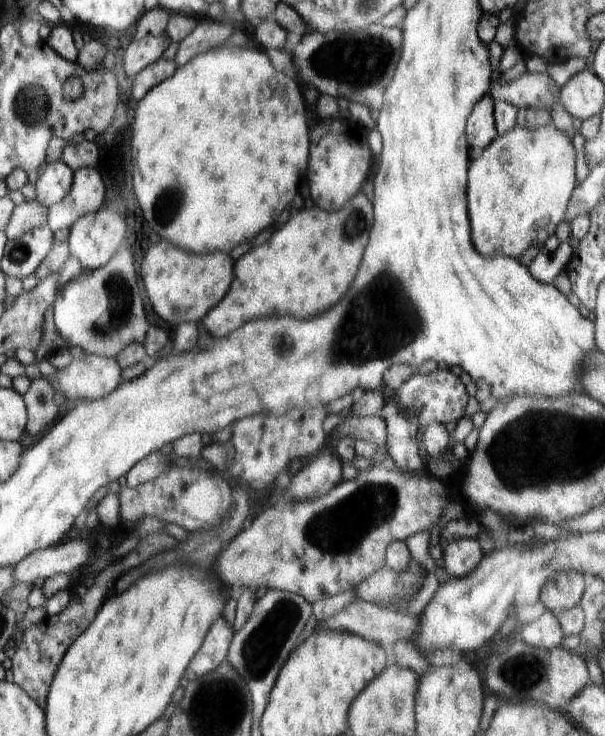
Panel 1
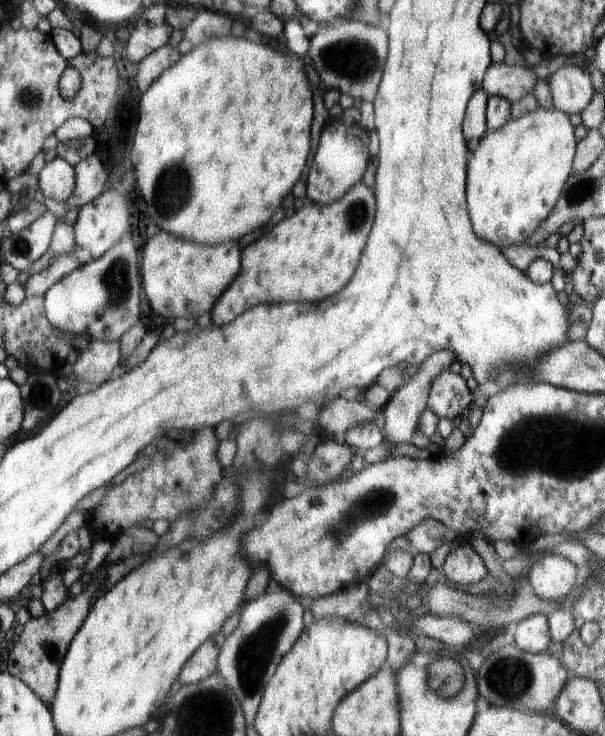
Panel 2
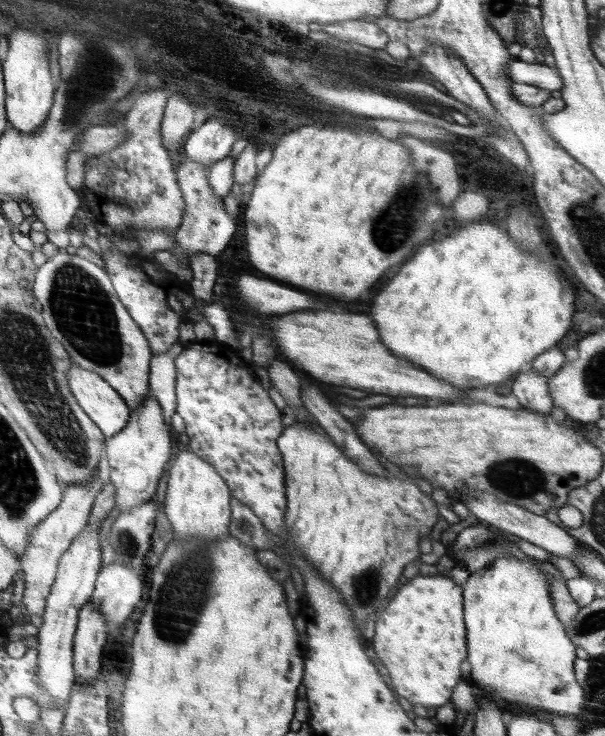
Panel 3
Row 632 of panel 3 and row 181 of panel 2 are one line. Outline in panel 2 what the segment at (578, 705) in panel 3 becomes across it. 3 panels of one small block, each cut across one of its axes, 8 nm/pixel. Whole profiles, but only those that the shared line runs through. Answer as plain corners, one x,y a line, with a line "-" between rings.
536,108
534,112
520,118
511,119
497,130
486,130
486,136
480,140
480,146
474,150
474,158
468,160
468,212
472,229
478,238
490,242
499,248
509,244
526,245
532,232
553,213
561,198
565,183
573,175
574,150
577,139
574,128
568,122
570,116
556,108

